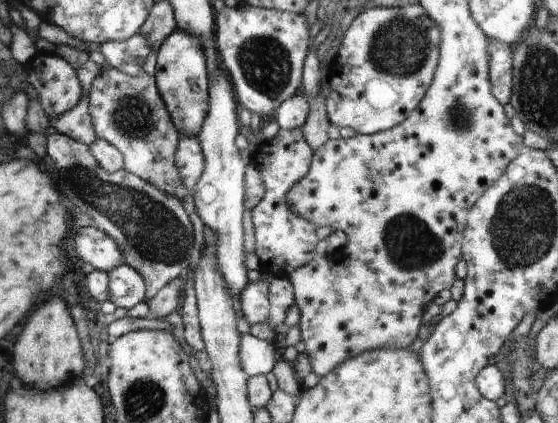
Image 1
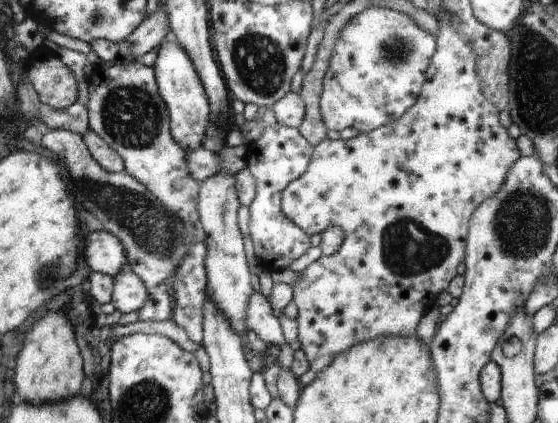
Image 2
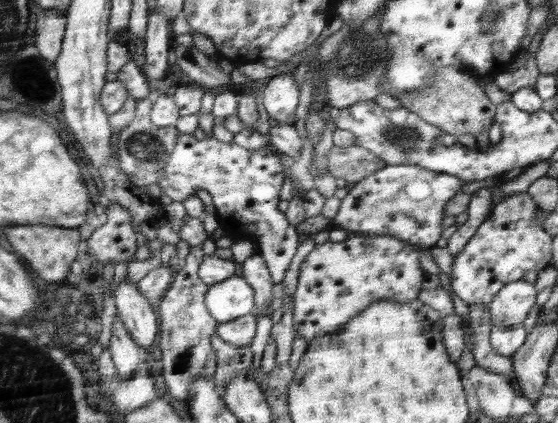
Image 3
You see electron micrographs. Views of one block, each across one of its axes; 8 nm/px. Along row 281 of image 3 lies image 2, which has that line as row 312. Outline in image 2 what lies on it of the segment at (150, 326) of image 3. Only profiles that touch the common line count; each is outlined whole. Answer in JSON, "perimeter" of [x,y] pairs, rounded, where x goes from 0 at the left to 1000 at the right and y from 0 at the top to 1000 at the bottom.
{"perimeter":[[[231,631],[222,636],[215,648],[203,652],[204,681],[201,688],[201,719],[204,728],[226,742],[229,738],[251,735],[258,714],[265,714],[265,690],[258,686],[254,660],[247,667],[244,648]]]}

